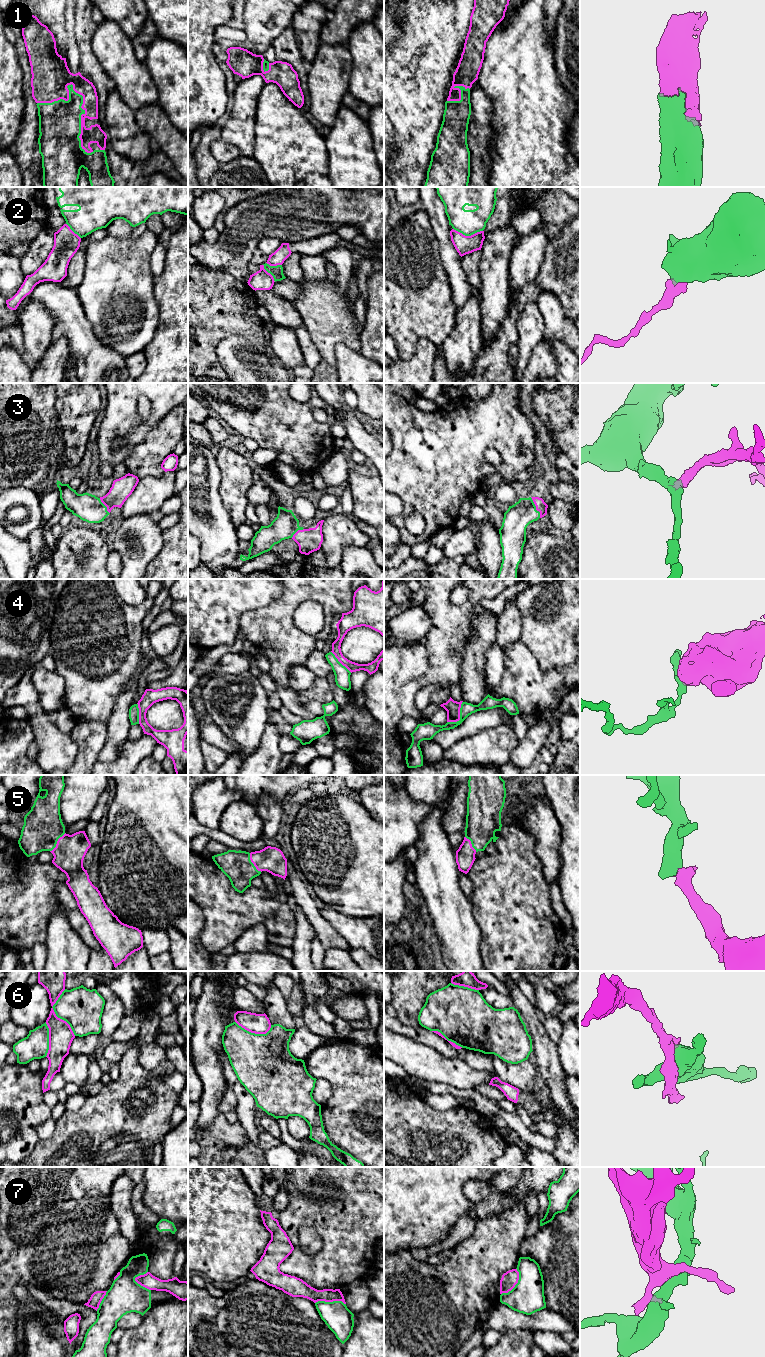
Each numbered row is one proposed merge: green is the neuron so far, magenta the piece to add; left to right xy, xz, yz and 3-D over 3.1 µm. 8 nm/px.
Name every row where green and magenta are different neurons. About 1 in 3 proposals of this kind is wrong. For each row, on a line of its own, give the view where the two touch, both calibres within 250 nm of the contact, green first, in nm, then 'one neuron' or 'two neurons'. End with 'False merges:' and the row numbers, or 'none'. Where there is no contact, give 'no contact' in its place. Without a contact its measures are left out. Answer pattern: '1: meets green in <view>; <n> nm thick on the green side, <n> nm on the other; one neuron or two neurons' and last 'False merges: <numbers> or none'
1: meets green in xy; 320 nm thick on the green side, 240 nm on the other; one neuron
2: meets green in yz; 200 nm thick on the green side, 150 nm on the other; two neurons
3: meets green in yz; 200 nm thick on the green side, 90 nm on the other; one neuron
4: meets green in yz; 100 nm thick on the green side, 120 nm on the other; two neurons
5: meets green in xz; 240 nm thick on the green side, 200 nm on the other; one neuron
6: meets green in xy; 320 nm thick on the green side, 190 nm on the other; two neurons
7: meets green in yz; 260 nm thick on the green side, 130 nm on the other; two neurons
False merges: 2, 4, 6, 7

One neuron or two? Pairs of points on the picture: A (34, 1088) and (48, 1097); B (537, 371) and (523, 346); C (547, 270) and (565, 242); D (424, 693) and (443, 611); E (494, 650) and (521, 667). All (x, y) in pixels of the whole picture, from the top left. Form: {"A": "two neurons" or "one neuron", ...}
{"A": "two neurons", "B": "two neurons", "C": "one neuron", "D": "two neurons", "E": "two neurons"}

